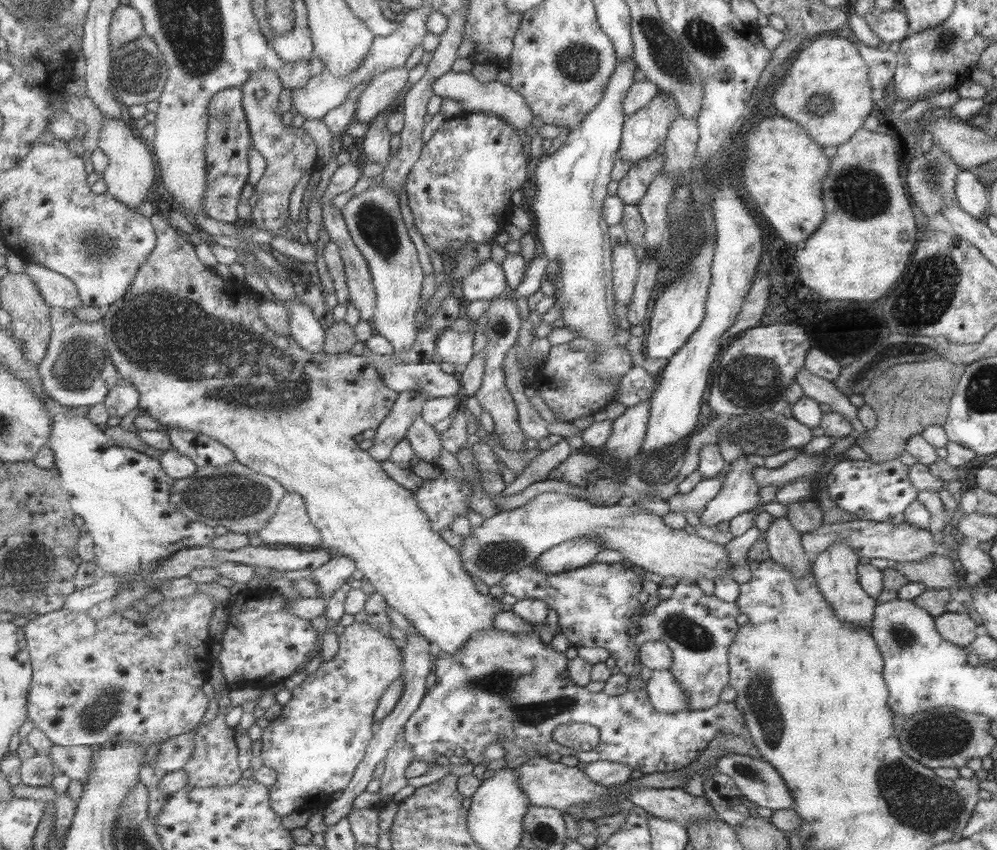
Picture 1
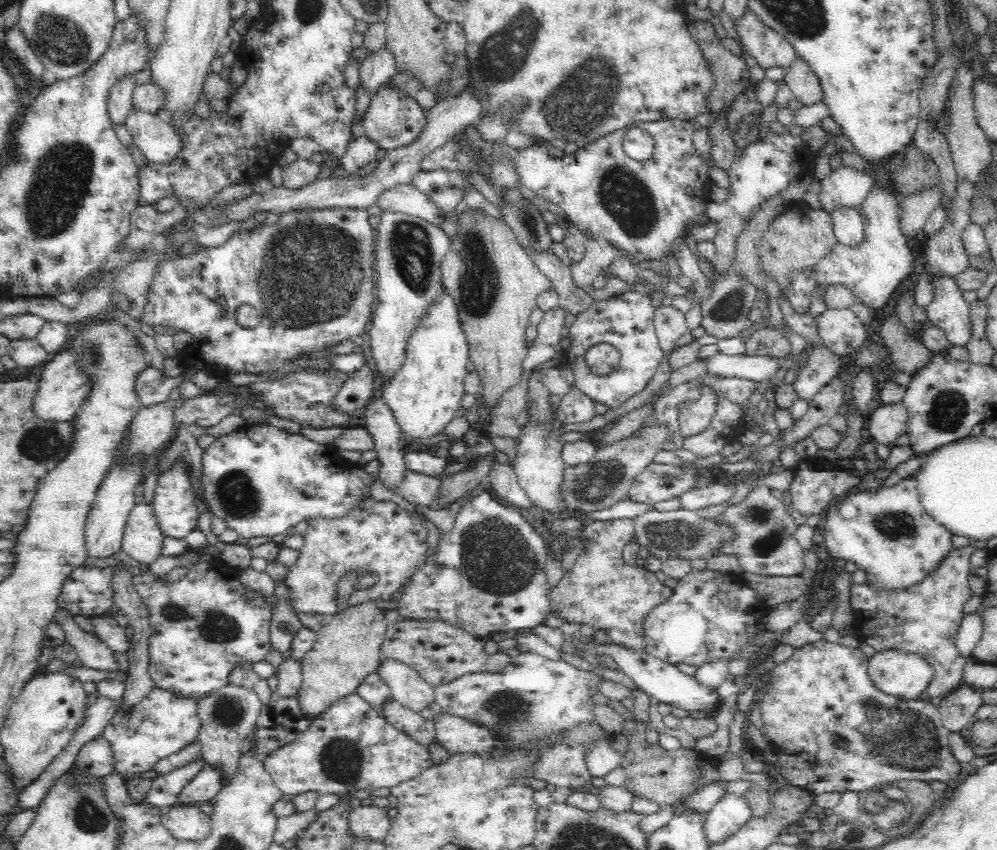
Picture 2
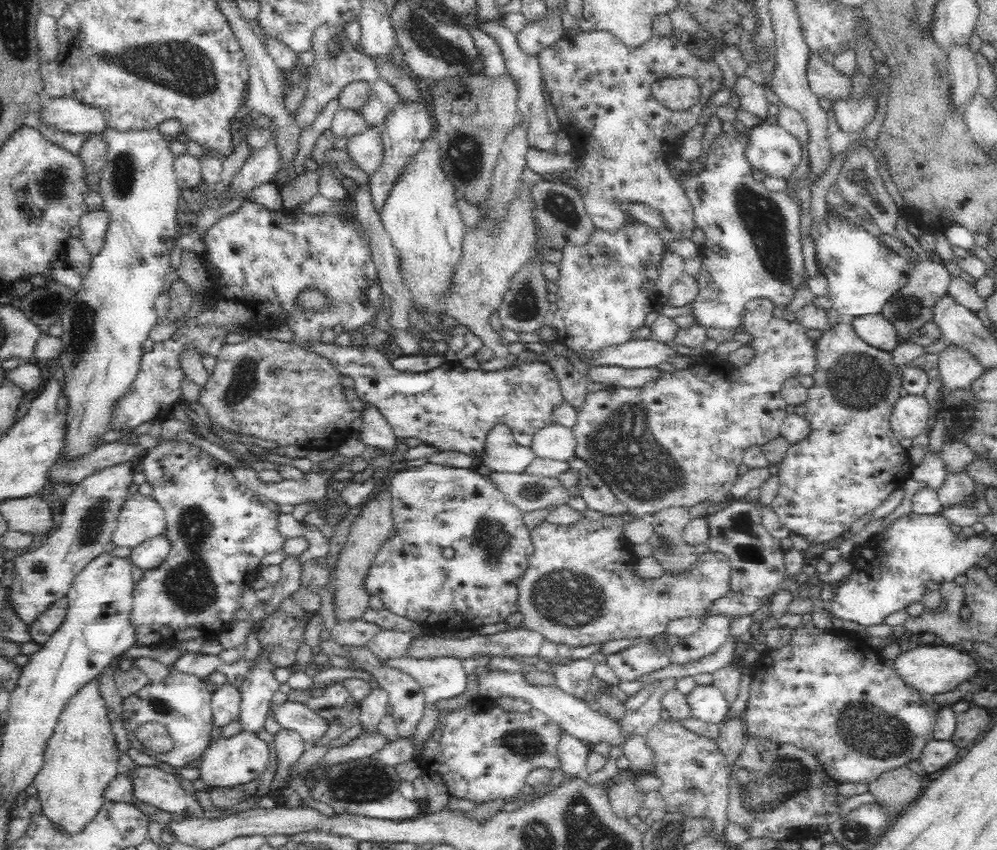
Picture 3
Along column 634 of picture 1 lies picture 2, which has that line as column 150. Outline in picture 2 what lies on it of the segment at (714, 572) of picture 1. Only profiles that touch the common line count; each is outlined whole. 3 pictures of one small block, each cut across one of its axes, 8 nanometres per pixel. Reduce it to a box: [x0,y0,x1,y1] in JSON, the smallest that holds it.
[121,502,163,564]

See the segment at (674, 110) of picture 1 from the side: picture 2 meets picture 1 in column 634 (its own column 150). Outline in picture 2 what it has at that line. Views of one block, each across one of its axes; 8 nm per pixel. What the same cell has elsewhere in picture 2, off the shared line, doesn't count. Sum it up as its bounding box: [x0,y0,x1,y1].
[124,106,180,164]

